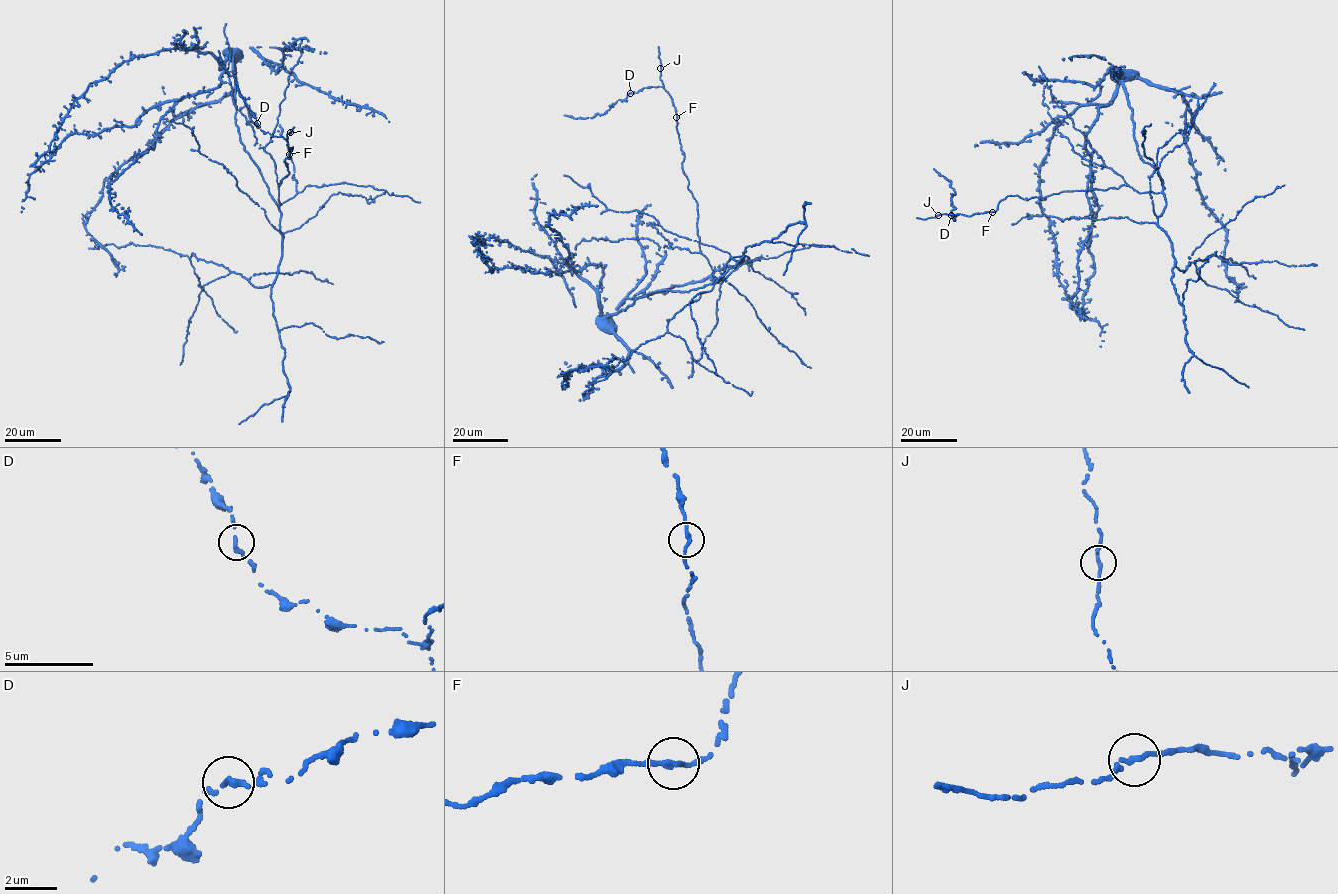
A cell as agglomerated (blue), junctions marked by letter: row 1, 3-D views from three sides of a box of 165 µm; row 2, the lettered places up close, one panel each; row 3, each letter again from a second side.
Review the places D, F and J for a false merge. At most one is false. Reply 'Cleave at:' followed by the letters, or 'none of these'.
Cleave at: none of these

